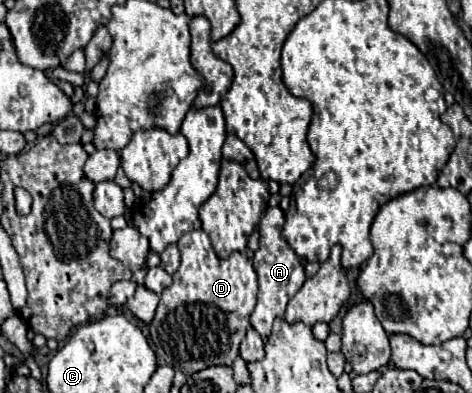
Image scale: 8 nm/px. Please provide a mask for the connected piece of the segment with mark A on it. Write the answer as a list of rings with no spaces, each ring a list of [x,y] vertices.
[[[268,208],[264,218],[260,220],[260,248],[254,252],[254,270],[258,274],[258,302],[256,308],[250,316],[252,328],[262,336],[268,338],[272,330],[272,322],[284,314],[288,300],[298,292],[302,282],[306,280],[304,266],[296,252],[288,246],[288,242],[282,238],[282,222],[284,222],[284,212],[280,208]]]

